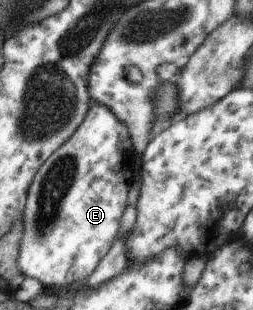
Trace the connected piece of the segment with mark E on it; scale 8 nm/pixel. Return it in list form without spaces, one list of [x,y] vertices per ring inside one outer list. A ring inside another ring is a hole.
[[[91,103],[79,128],[43,164],[30,184],[24,217],[24,233],[20,240],[18,269],[25,276],[37,278],[42,286],[61,290],[73,283],[87,282],[98,262],[109,252],[118,238],[121,215],[126,209],[127,193],[135,179],[138,154],[128,128],[104,104]]]

